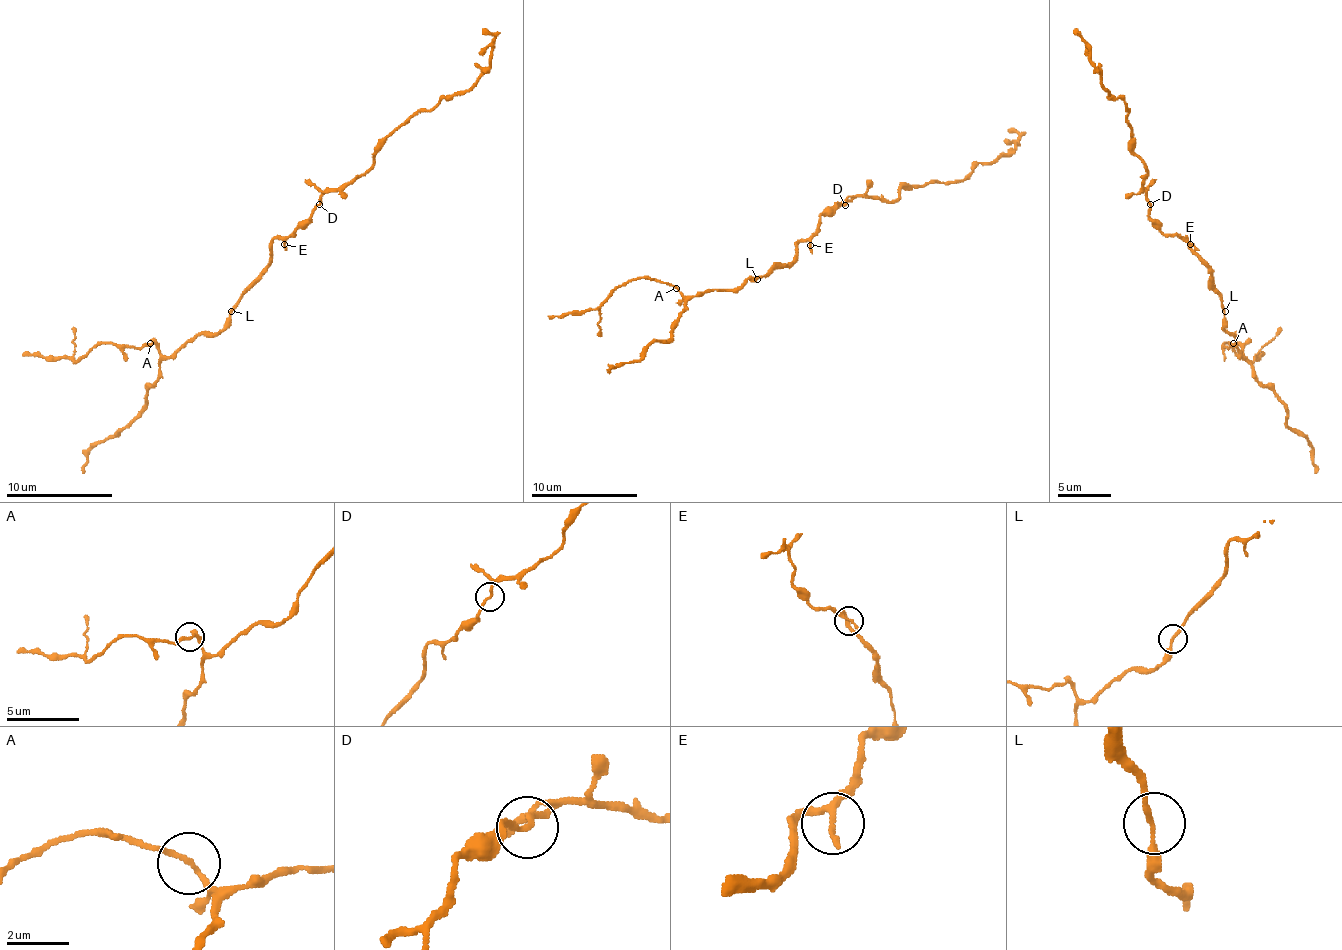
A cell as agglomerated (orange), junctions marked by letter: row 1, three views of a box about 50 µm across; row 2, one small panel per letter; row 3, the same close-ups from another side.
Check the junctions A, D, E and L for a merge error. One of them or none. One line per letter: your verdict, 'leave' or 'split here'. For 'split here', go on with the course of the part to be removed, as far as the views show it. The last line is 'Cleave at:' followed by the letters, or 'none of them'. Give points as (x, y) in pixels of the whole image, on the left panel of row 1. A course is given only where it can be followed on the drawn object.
A: leave
D: leave
E: leave
L: leave
Cleave at: none of them

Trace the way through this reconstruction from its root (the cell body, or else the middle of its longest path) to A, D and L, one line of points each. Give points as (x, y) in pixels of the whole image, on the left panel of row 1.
A: (279, 239), (271, 244), (271, 263), (215, 335), (194, 335), (170, 356), (162, 356), (151, 343)
D: (279, 239), (292, 236), (319, 204)
L: (279, 239), (271, 244), (271, 263), (231, 311)

